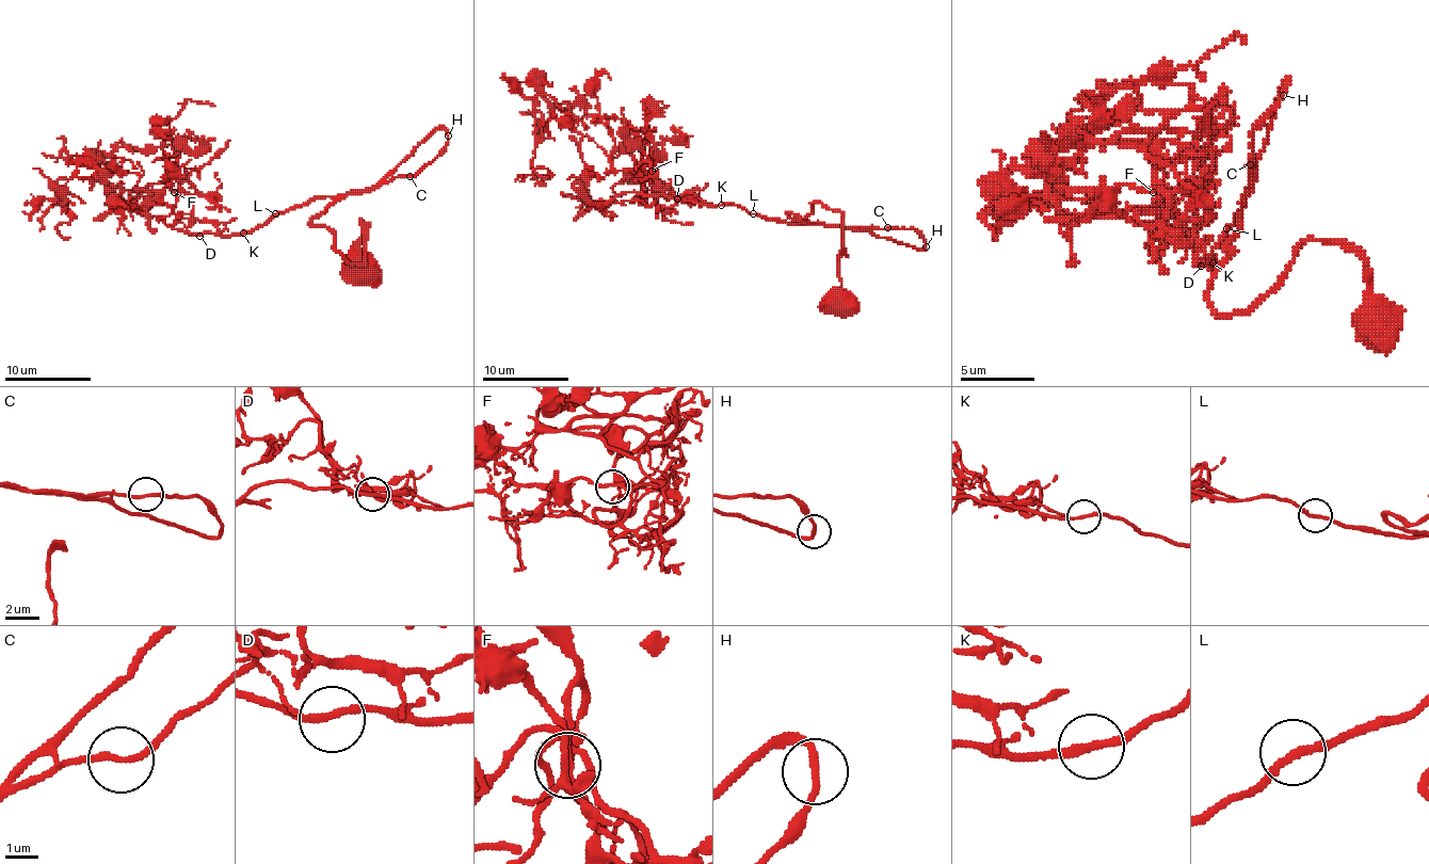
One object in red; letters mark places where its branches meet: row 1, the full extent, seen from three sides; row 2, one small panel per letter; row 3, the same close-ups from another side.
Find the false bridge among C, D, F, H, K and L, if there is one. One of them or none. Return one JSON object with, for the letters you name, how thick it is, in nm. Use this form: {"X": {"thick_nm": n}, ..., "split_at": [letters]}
{"split_at": []}

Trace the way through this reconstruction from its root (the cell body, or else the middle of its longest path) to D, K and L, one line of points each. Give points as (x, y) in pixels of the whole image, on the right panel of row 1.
D: (1376, 321), (1364, 262), (1331, 240), (1219, 314), (1208, 285), (1246, 200), (1201, 266)
K: (1376, 321), (1364, 262), (1331, 240), (1219, 314), (1208, 285), (1246, 200), (1213, 262)
L: (1376, 321), (1364, 262), (1331, 240), (1219, 314), (1208, 285), (1246, 200), (1226, 228)

